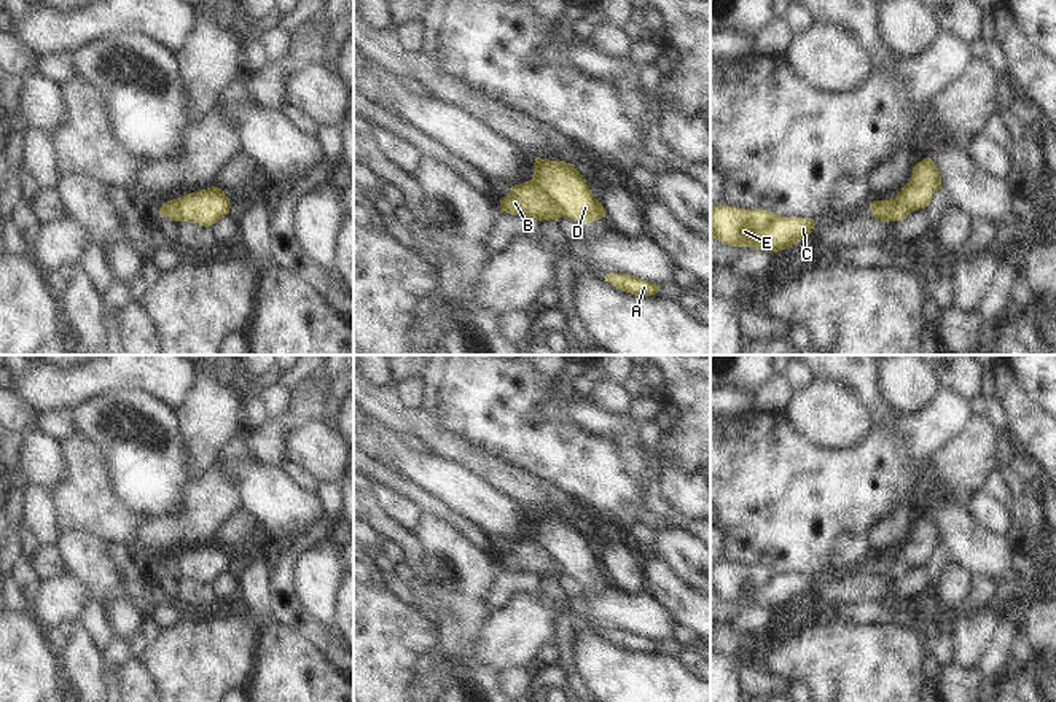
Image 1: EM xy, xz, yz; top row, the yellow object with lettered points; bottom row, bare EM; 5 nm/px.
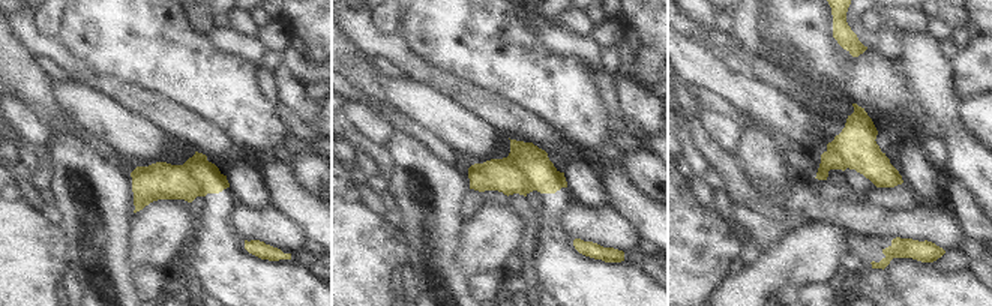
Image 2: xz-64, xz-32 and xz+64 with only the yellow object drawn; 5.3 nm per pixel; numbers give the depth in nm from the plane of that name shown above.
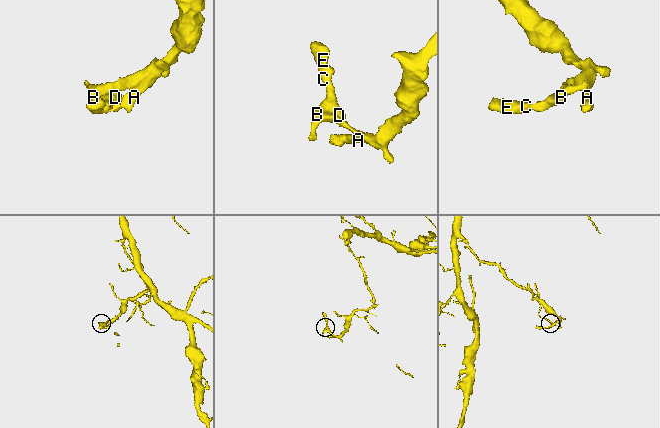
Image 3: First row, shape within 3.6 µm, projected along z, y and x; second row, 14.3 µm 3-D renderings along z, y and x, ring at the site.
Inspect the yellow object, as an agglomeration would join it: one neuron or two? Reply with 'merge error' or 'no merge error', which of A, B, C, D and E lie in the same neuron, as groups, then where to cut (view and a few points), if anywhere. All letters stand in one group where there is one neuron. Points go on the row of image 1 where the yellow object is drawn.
merge error | A B / C D E | xz (531, 180), (556, 198), (567, 214)

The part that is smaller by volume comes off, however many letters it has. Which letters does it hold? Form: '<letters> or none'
C, D, E

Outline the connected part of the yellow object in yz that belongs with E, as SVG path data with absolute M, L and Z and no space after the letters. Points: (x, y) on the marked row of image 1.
M710 207L710 239L731 247L752 247L776 253L806 239L815 224L812 218L787 218L758 209Z

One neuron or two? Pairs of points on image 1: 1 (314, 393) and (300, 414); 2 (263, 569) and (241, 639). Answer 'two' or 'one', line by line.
1: one
2: two

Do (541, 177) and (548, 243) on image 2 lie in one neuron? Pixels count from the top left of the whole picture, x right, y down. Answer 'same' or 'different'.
same

